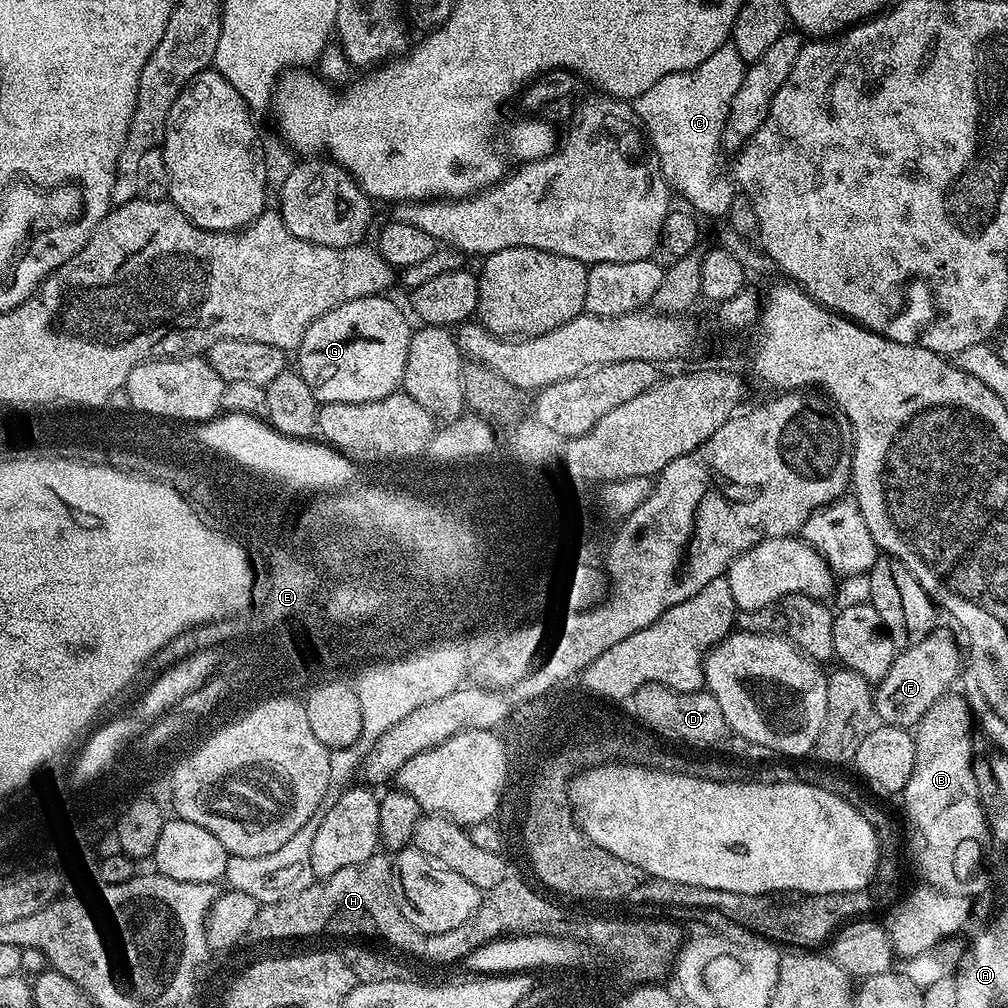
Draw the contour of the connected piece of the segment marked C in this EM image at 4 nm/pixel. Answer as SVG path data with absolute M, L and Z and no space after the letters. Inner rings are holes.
M723 44L706 62L690 70L658 78L646 94L636 97L634 116L642 125L651 151L660 162L660 172L669 189L685 200L693 213L727 217L730 202L738 195L733 177L720 169L724 127L732 111L734 94L742 86L746 61L731 44Z

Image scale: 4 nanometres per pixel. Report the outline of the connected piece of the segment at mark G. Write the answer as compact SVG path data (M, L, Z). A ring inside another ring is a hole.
M387 295L367 296L331 308L302 338L298 371L320 404L365 404L386 399L403 385L406 354L414 331L404 312Z

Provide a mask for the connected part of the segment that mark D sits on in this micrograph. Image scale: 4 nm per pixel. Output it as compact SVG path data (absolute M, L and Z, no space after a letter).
M644 684L631 696L631 704L632 712L637 716L635 719L649 732L665 741L677 740L680 744L697 744L704 748L707 744L718 743L730 732L722 714L722 706L718 706L712 693L707 690L675 692L664 684Z

